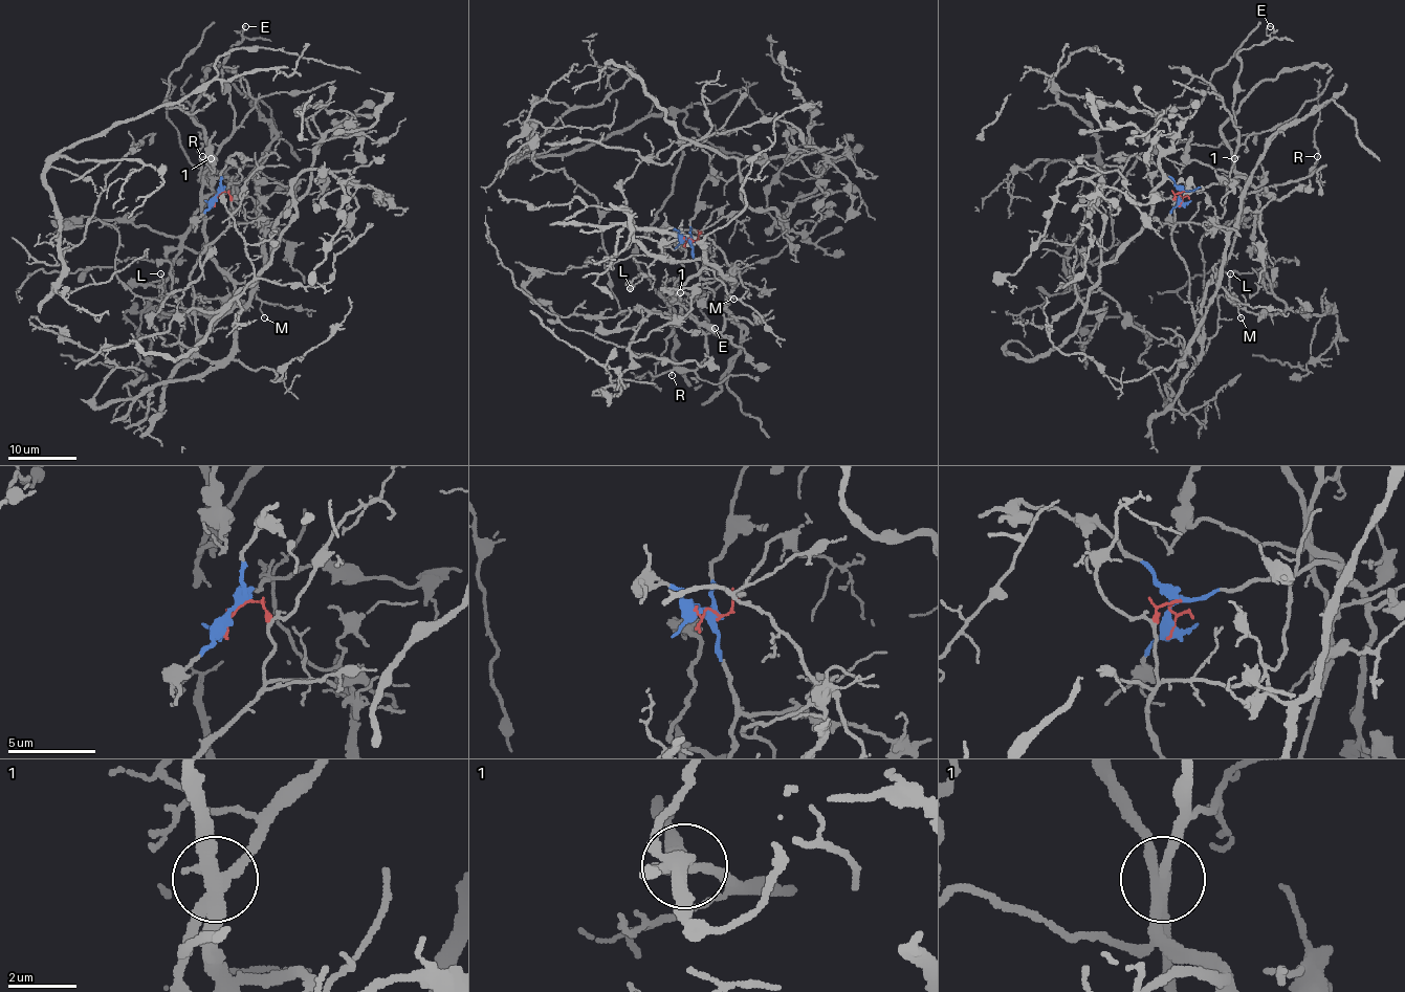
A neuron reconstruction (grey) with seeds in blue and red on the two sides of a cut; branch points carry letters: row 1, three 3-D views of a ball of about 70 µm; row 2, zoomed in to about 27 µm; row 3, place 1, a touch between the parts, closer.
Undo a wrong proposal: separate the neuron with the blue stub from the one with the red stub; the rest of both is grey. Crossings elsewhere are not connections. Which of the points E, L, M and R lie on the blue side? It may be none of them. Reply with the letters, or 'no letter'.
no letter

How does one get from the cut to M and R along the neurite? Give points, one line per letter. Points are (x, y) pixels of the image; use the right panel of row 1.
M: (1181, 196), (1172, 245), (1189, 277), (1197, 331), (1203, 334), (1208, 283), (1237, 302), (1241, 317)
R: (1181, 196), (1172, 245), (1203, 334), (1203, 291), (1232, 249), (1241, 201), (1297, 182), (1316, 156)

